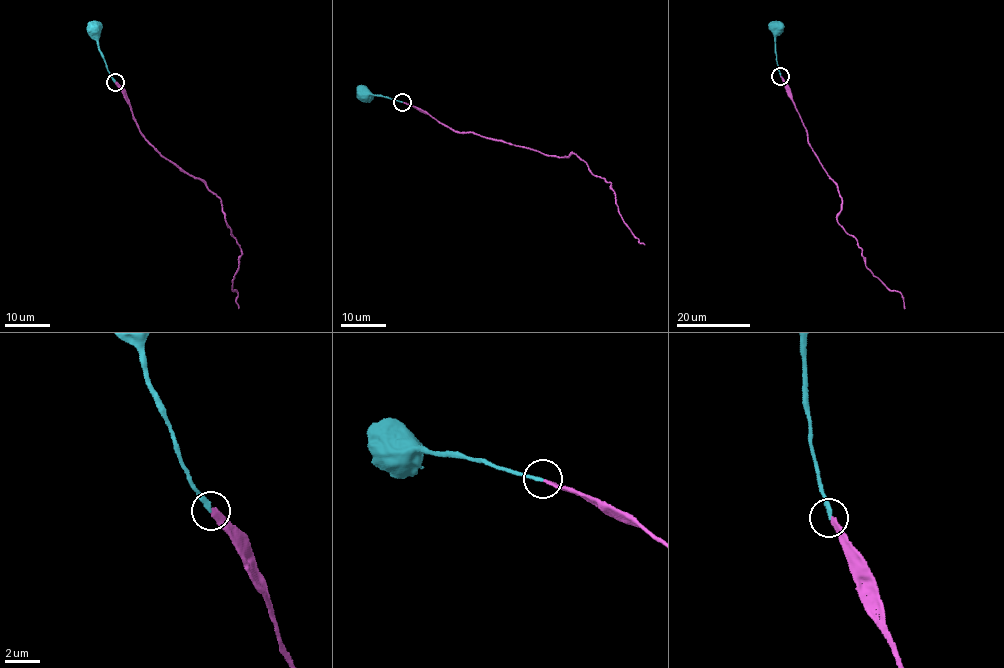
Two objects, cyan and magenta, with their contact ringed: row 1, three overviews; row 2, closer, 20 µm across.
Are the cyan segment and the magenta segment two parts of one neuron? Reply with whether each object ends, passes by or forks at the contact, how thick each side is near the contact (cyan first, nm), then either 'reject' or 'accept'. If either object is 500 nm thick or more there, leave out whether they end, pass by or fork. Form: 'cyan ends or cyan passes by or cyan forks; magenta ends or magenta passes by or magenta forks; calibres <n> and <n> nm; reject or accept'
cyan ends; magenta ends; calibres 240 and 240 nm; reject

